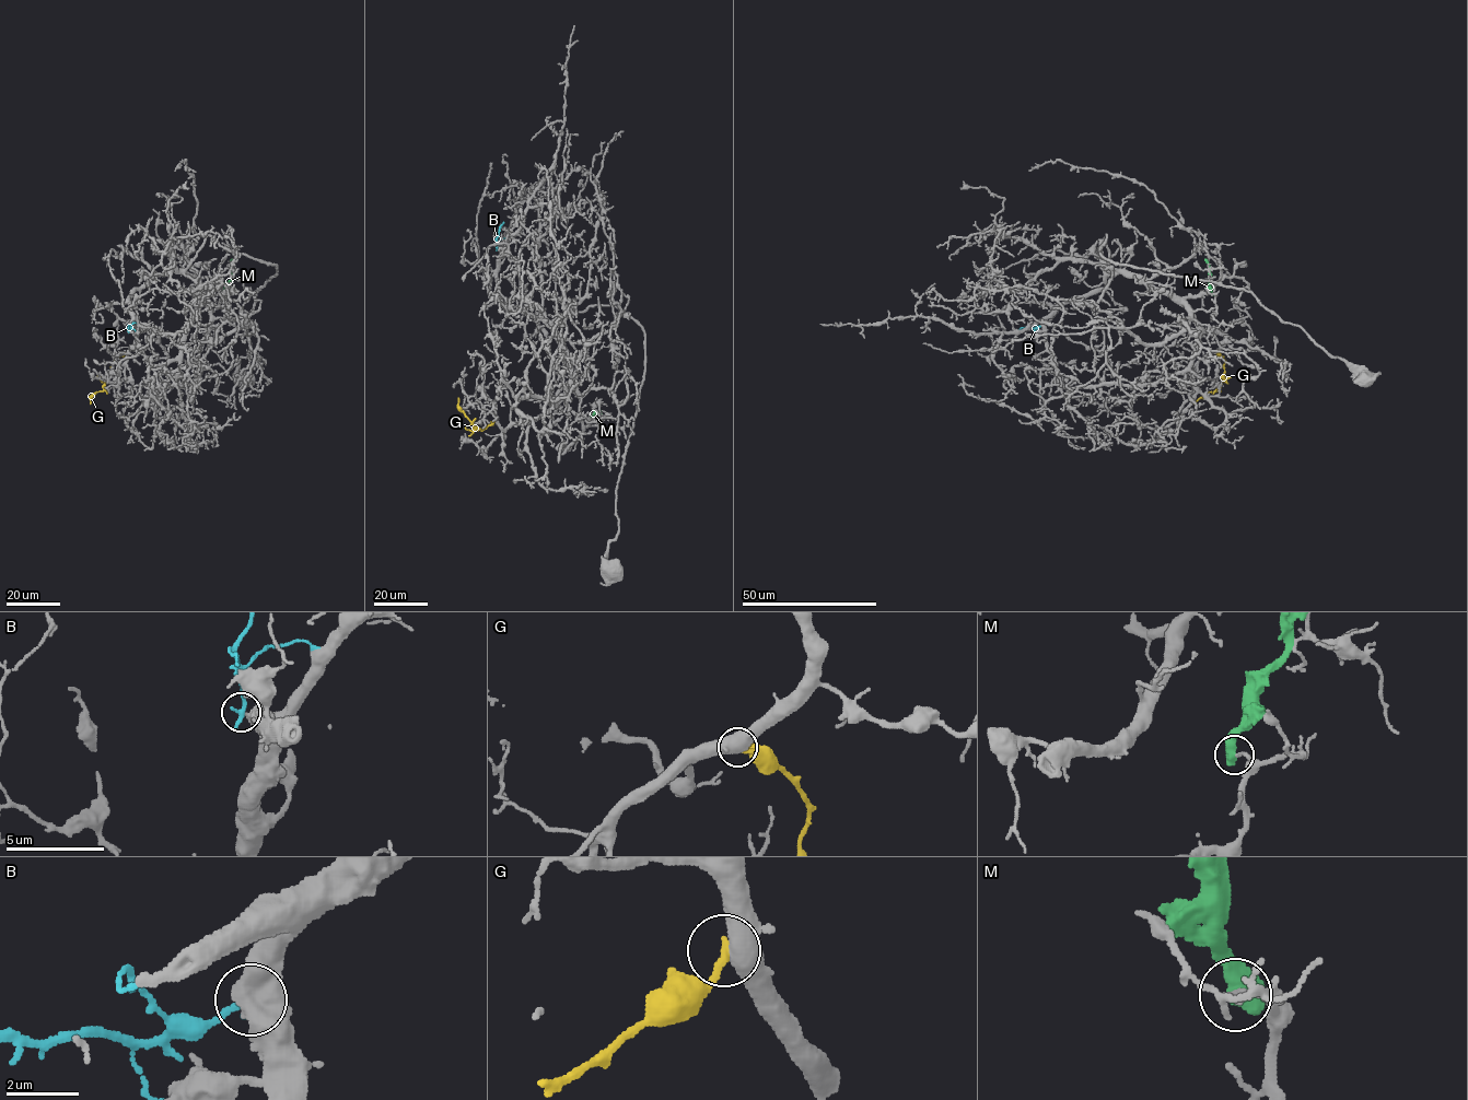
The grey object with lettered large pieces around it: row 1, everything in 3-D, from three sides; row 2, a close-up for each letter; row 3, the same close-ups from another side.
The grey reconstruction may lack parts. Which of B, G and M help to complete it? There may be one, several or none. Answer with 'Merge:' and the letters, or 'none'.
Merge: none

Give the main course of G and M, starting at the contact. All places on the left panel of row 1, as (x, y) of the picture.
G: (127, 352), (114, 360), (102, 390), (93, 394), (90, 404)
M: (223, 294), (230, 280), (231, 259)

